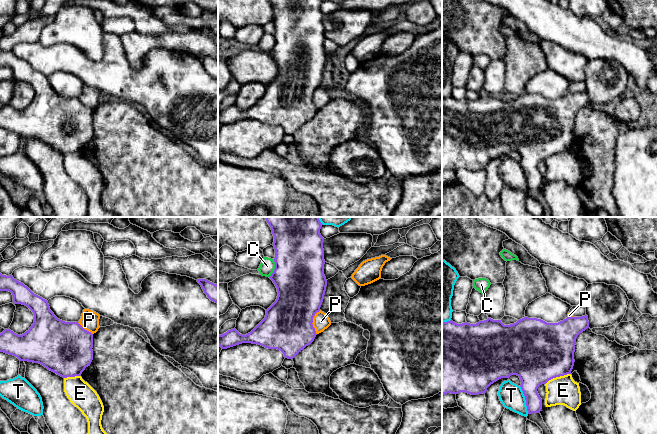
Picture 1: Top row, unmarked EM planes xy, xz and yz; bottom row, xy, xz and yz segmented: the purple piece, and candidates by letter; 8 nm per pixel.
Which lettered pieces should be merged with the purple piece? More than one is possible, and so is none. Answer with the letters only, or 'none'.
P

